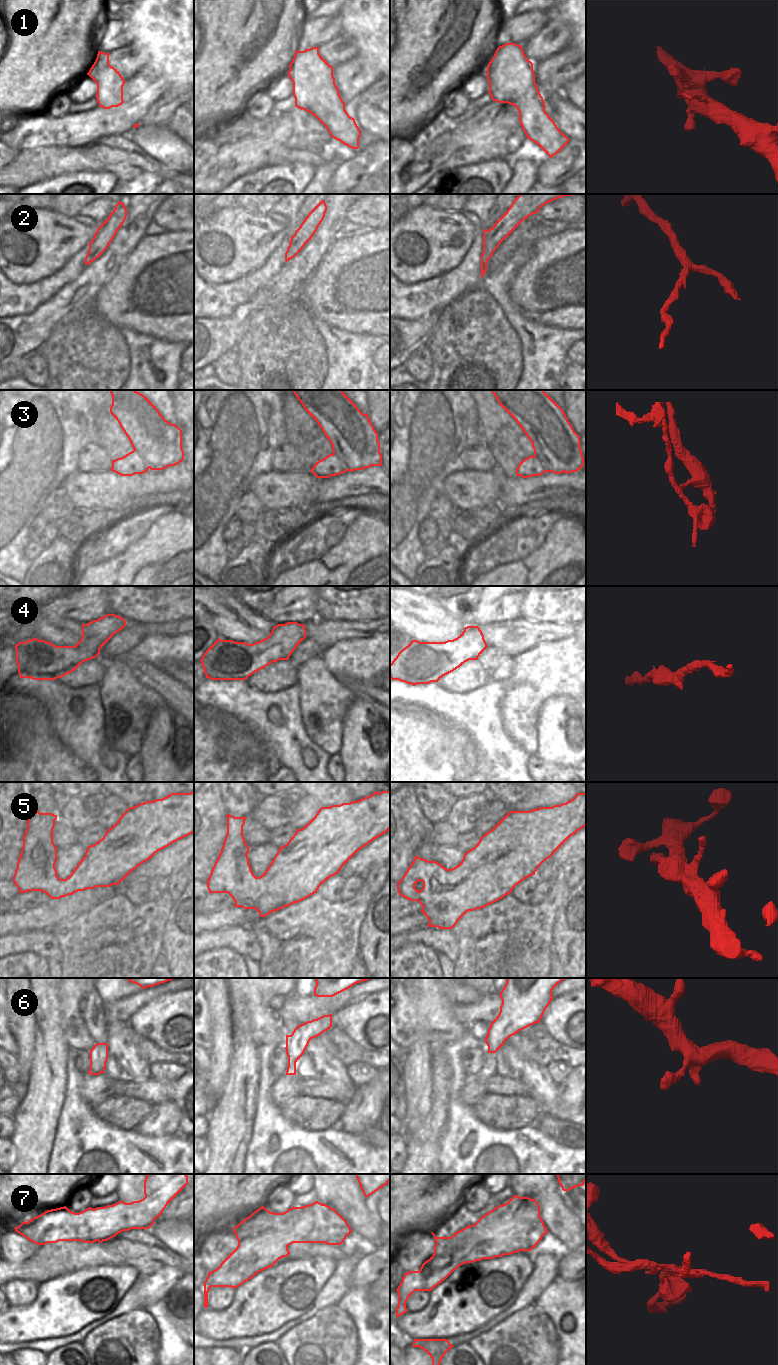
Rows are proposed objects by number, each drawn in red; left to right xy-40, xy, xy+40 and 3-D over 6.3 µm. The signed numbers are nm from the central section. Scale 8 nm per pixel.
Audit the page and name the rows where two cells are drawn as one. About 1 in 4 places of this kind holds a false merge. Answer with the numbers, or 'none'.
3, 7

